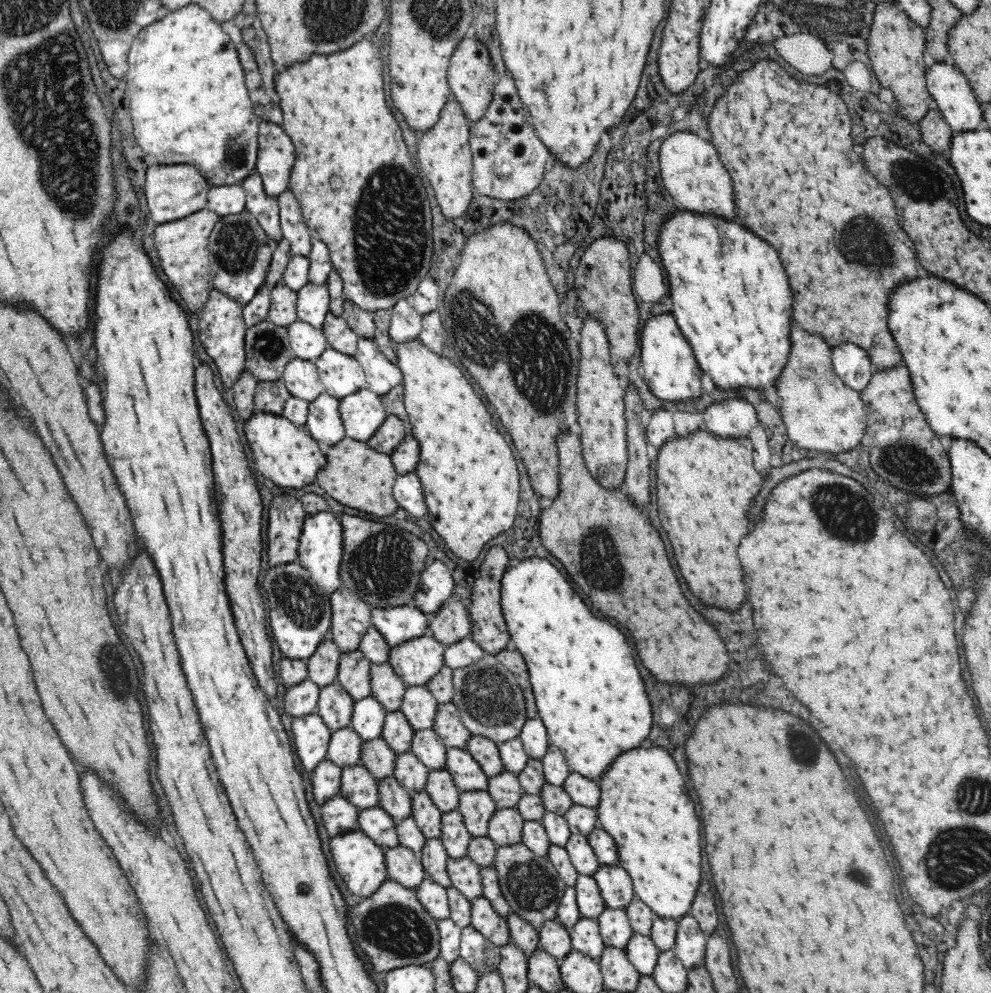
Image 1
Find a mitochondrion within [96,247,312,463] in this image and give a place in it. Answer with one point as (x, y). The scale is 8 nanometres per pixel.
(268, 344)

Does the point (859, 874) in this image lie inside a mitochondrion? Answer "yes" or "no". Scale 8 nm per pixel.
yes

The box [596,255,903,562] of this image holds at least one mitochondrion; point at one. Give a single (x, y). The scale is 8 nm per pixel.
(844, 513)

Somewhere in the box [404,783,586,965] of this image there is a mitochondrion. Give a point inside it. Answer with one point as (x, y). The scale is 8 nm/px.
(531, 886)

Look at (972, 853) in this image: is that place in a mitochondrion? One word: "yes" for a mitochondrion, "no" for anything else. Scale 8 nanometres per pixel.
yes

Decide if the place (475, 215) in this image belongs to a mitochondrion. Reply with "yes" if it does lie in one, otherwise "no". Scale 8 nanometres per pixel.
no

